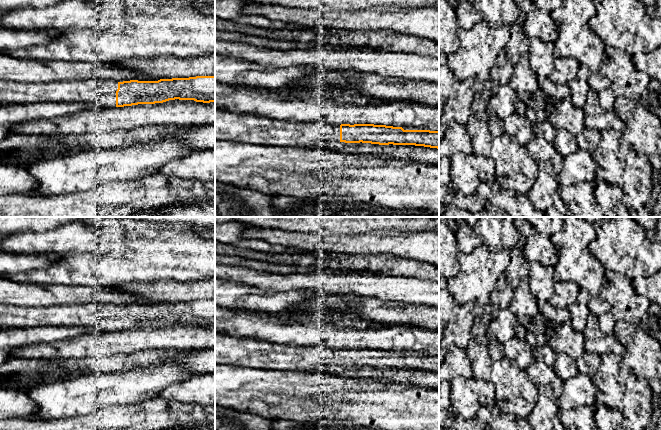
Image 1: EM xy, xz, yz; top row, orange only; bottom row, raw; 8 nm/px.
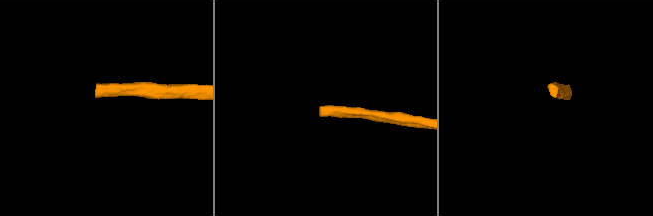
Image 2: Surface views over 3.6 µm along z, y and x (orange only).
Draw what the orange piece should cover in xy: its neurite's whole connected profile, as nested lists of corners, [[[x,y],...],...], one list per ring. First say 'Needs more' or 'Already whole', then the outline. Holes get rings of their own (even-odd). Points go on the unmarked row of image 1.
Needs more. [[[104,288],[95,294],[92,302],[85,304],[46,307],[0,304],[0,329],[96,326],[103,330],[114,332],[163,327],[175,323],[194,324],[203,327],[215,326],[215,300],[163,303],[117,288]]]

